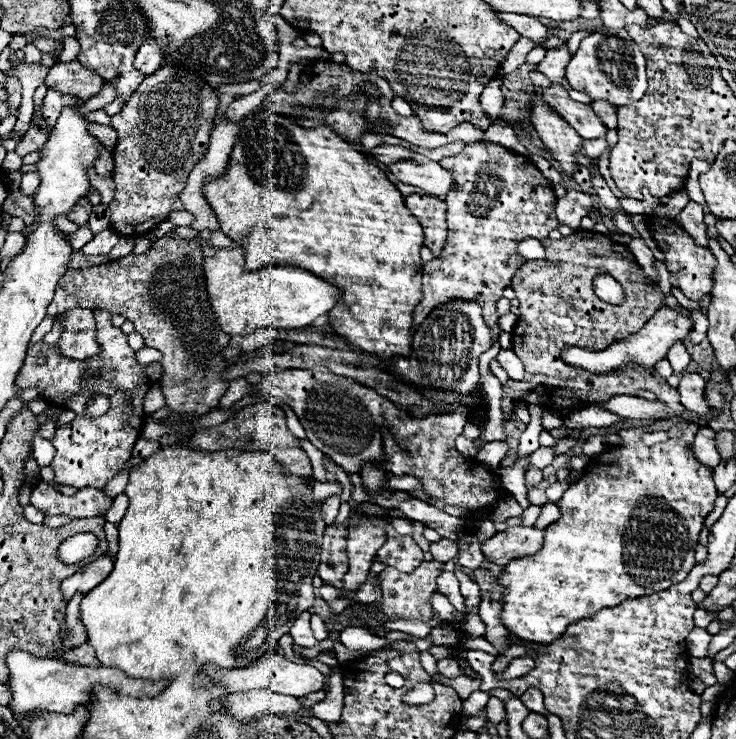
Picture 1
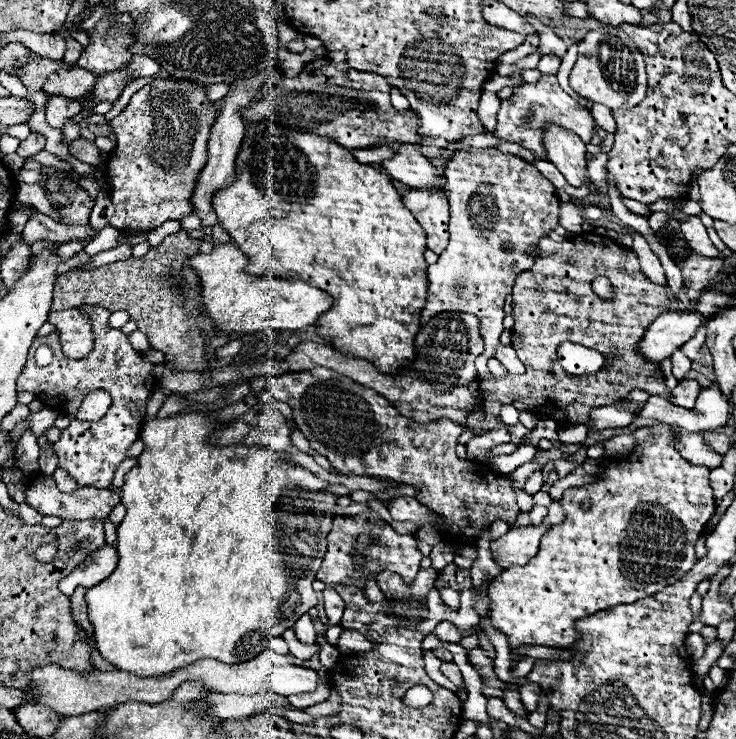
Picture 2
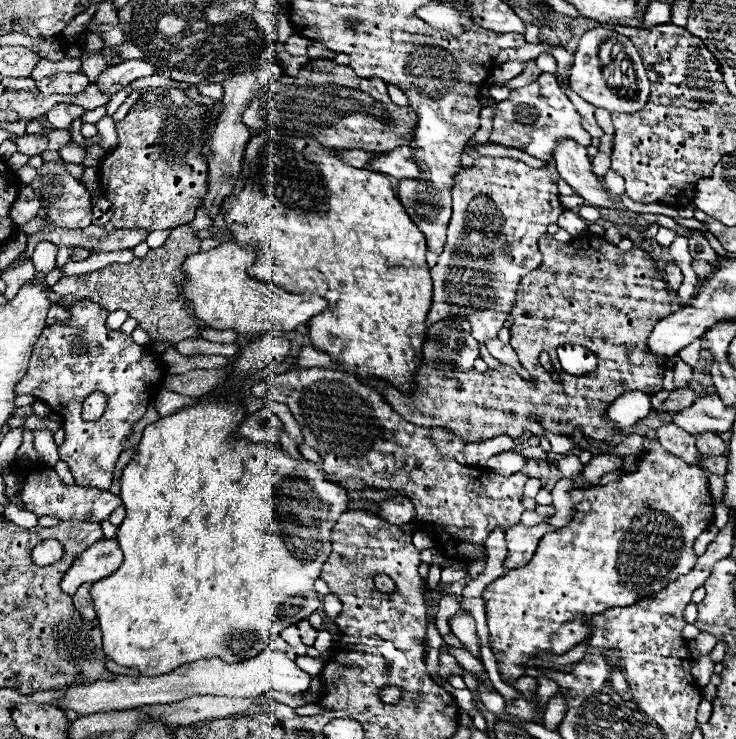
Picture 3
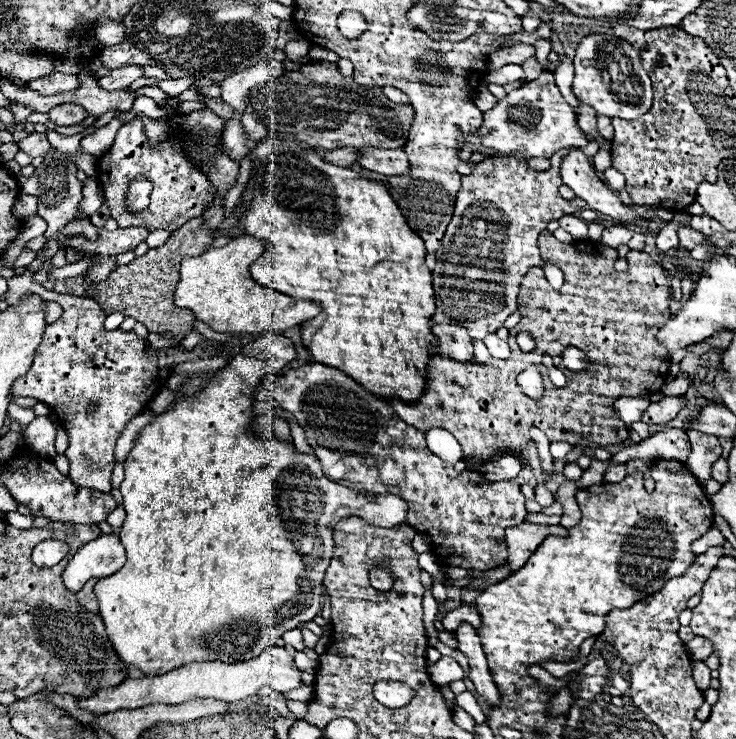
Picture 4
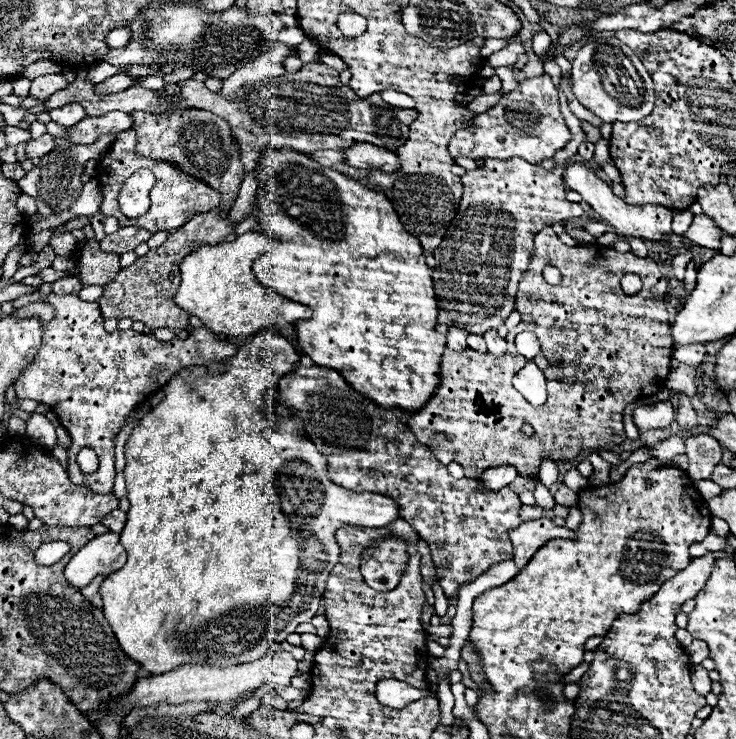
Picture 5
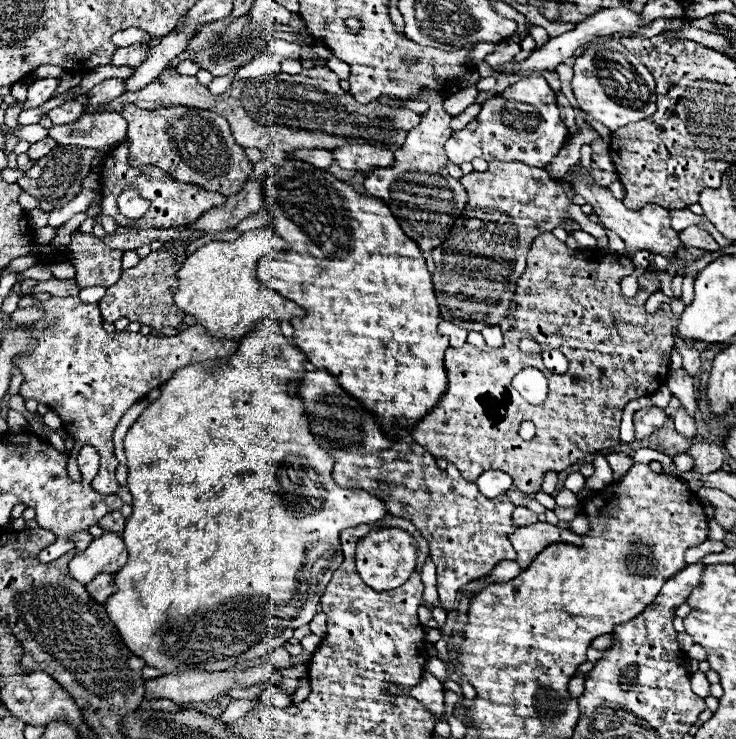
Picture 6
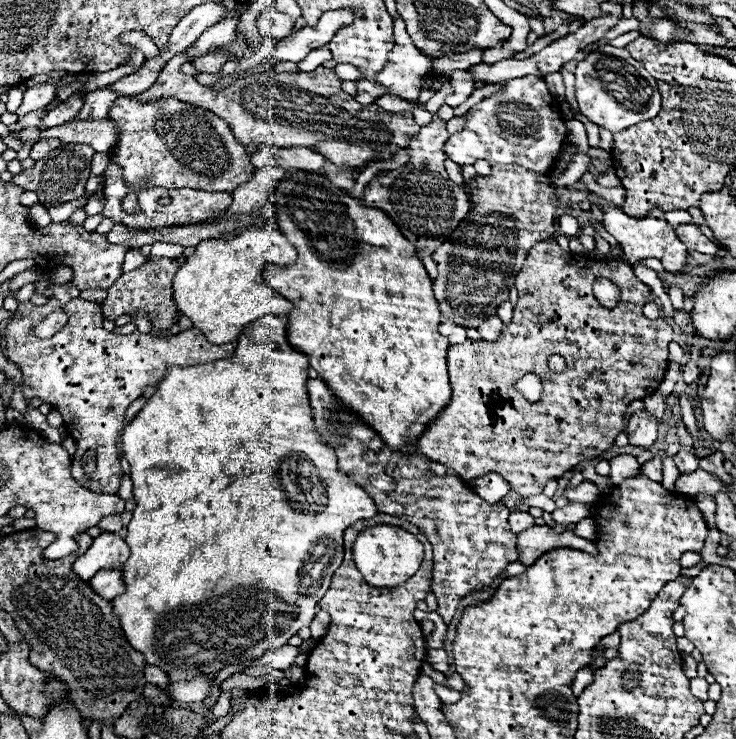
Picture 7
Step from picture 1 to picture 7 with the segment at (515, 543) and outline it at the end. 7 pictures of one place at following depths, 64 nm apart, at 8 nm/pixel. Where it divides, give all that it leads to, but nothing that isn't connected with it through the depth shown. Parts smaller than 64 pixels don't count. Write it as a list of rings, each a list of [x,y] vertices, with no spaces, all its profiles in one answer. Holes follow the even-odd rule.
[[[532,526],[518,534],[518,554],[524,566],[534,564],[544,552],[550,552],[556,548],[574,548],[574,550],[588,552],[592,556],[598,552],[592,540],[576,536],[572,530],[556,532],[554,528],[548,528],[548,526]]]

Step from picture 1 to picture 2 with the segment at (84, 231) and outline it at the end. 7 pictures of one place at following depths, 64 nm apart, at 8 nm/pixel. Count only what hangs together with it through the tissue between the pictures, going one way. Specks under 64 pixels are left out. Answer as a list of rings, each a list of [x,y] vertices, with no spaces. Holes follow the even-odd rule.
[[[68,242],[68,244],[60,244],[58,246],[58,256],[62,262],[66,262],[70,256],[74,256],[76,252],[80,252],[86,246],[86,242]]]

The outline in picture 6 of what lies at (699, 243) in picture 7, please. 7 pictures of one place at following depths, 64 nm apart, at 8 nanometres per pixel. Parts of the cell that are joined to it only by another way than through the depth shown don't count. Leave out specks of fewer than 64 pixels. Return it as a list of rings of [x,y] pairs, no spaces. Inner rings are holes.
[[[688,226],[688,228],[680,230],[678,236],[686,248],[700,248],[704,252],[718,252],[720,250],[720,246],[714,242],[714,238],[708,232],[700,230],[698,226]]]

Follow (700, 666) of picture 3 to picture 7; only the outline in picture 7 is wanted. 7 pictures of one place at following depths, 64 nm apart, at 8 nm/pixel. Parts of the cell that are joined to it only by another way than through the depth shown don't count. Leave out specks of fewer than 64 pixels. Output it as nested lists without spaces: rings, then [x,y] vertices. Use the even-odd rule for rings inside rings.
[[[692,678],[690,680],[690,692],[696,700],[706,702],[708,700],[708,682],[704,678]]]

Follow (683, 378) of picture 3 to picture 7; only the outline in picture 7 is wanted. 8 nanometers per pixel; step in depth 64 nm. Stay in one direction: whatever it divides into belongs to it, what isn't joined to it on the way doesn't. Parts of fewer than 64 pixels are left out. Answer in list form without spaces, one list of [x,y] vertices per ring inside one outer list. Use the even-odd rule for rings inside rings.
[[[682,420],[679,421],[677,426],[678,436],[680,436],[680,452],[674,456],[674,462],[678,466],[678,470],[684,474],[684,472],[696,472],[698,470],[698,460],[694,456],[694,448],[692,448],[692,438],[690,434],[686,432]]]

